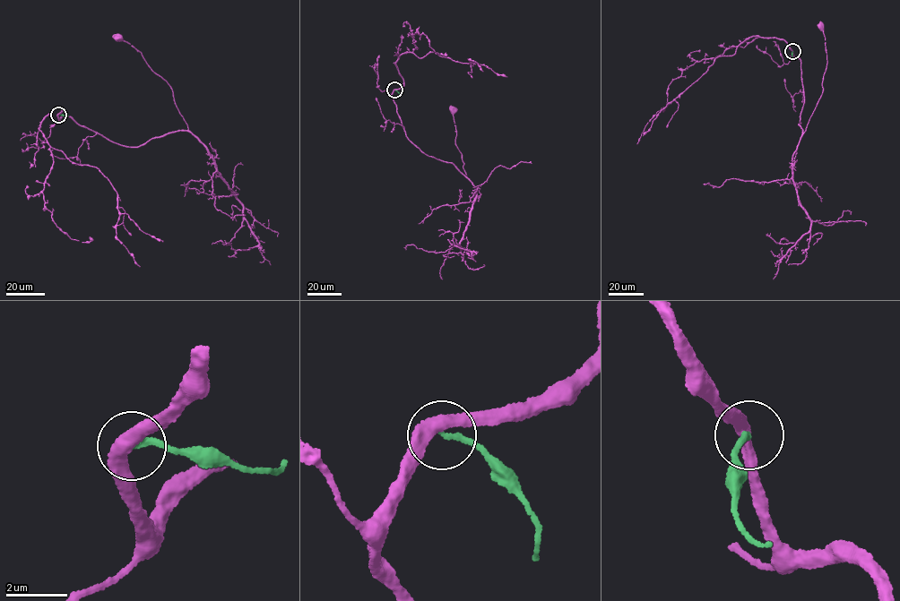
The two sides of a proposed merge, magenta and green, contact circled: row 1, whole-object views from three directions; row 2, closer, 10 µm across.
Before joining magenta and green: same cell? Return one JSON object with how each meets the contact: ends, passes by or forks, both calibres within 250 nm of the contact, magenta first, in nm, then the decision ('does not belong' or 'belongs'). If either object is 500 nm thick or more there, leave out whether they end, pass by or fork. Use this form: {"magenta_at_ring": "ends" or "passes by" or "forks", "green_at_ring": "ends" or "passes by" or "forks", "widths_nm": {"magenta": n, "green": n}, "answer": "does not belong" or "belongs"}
{"magenta_at_ring": "passes by", "green_at_ring": "ends", "widths_nm": {"magenta": 400, "green": 170}, "answer": "does not belong"}

